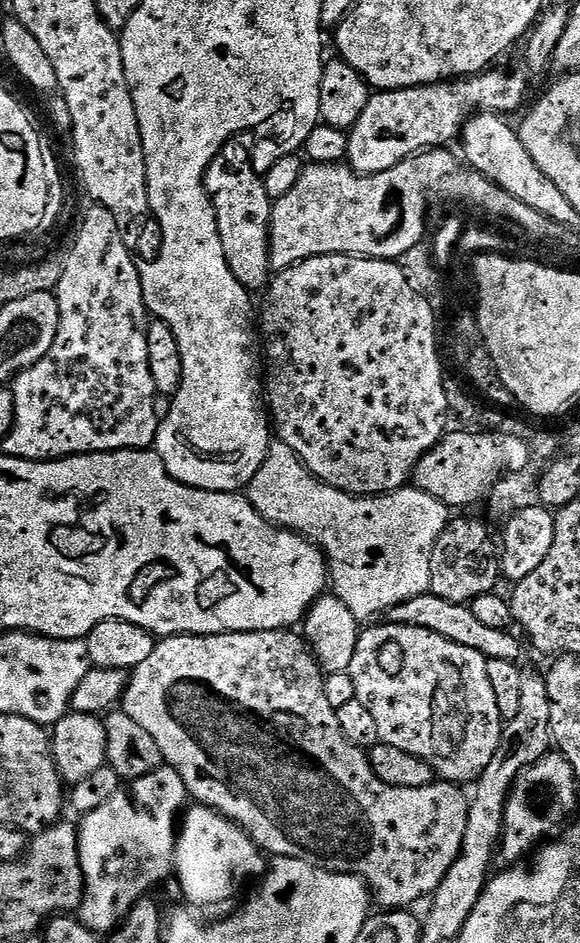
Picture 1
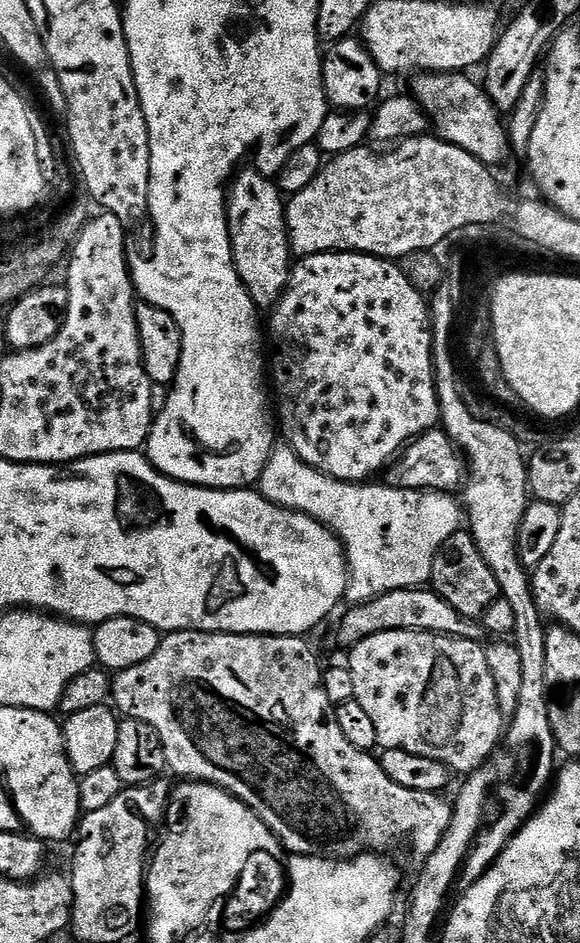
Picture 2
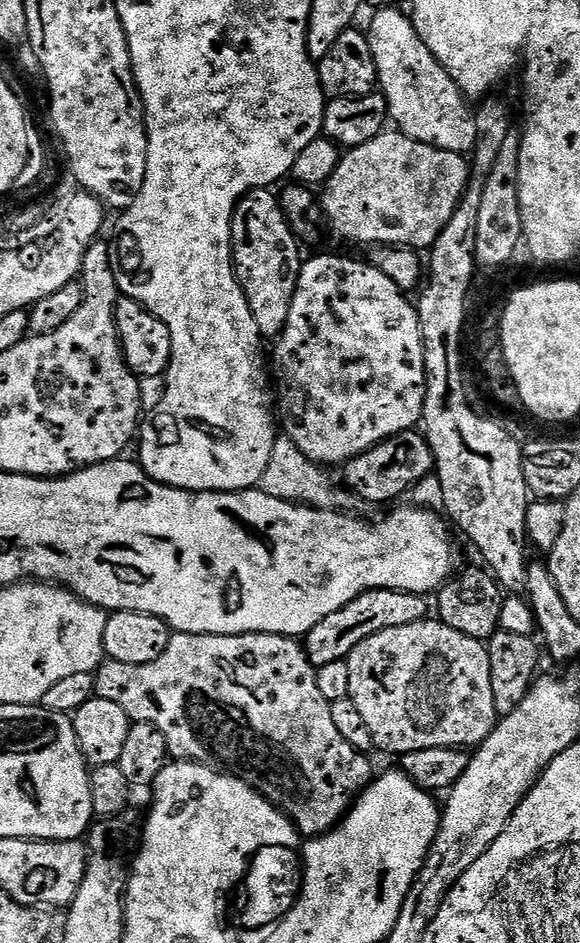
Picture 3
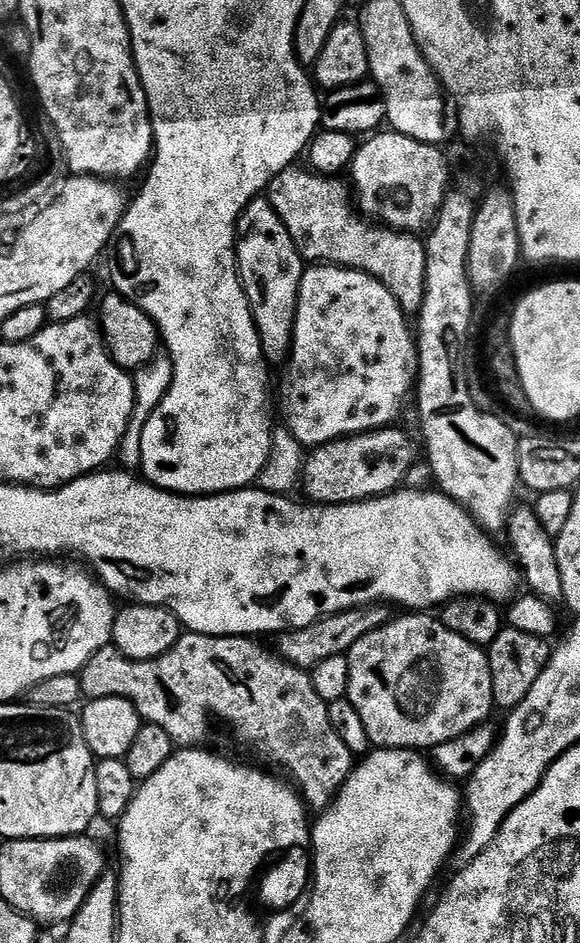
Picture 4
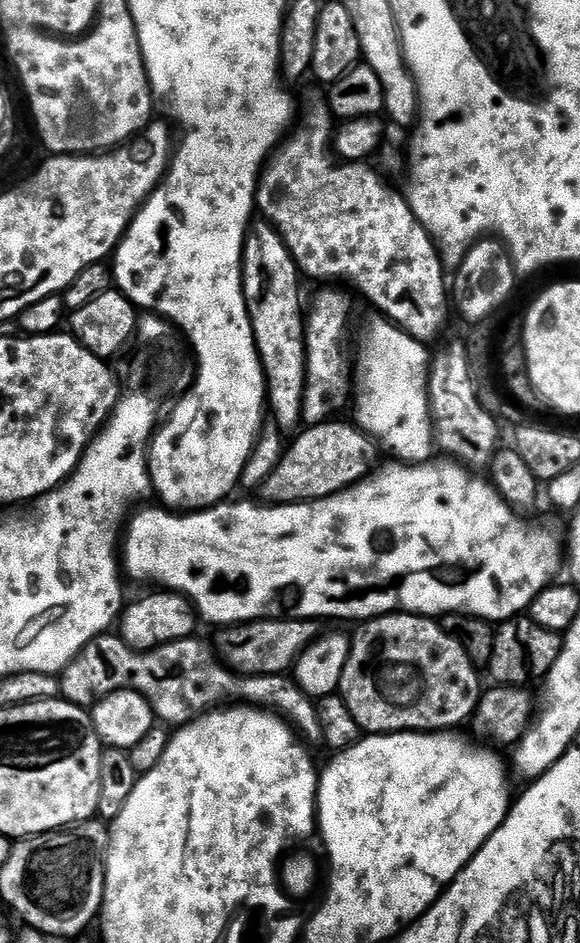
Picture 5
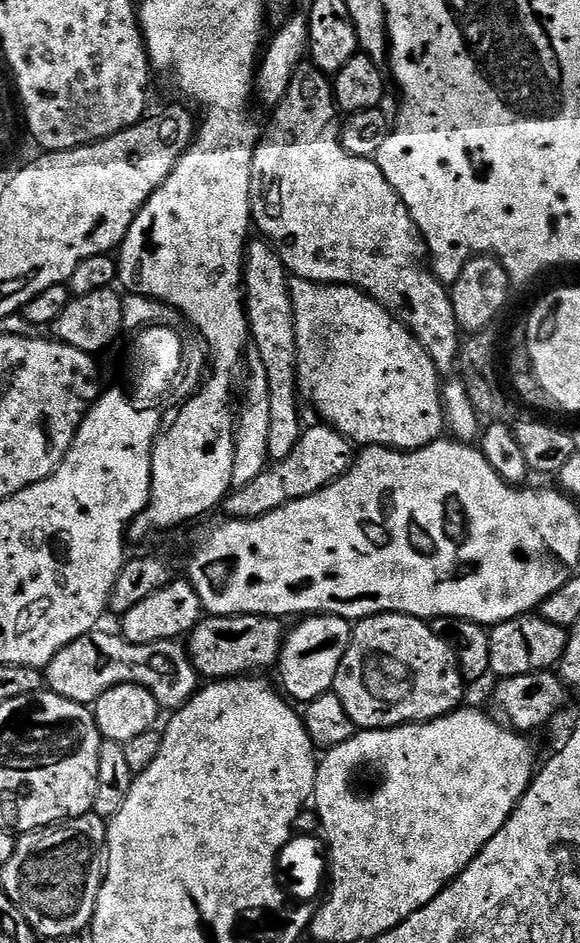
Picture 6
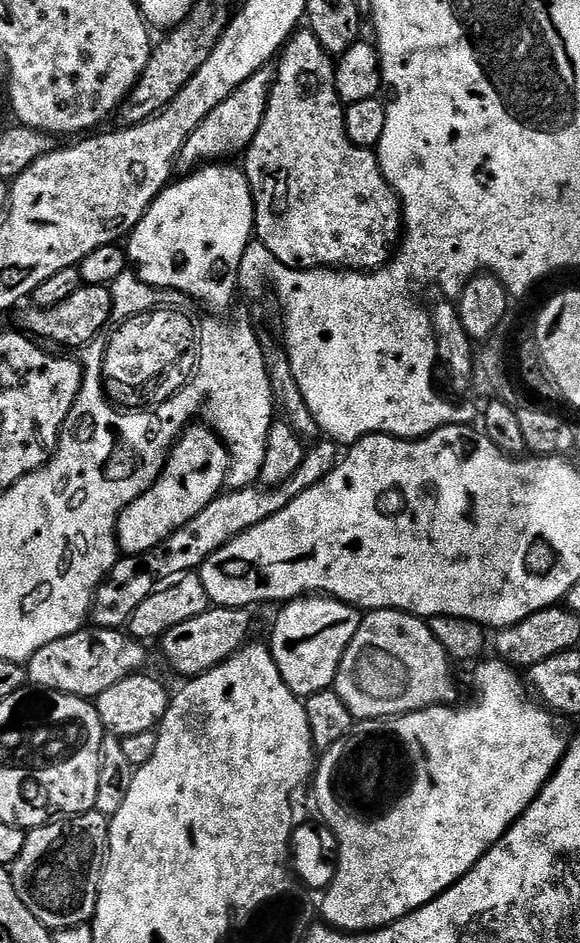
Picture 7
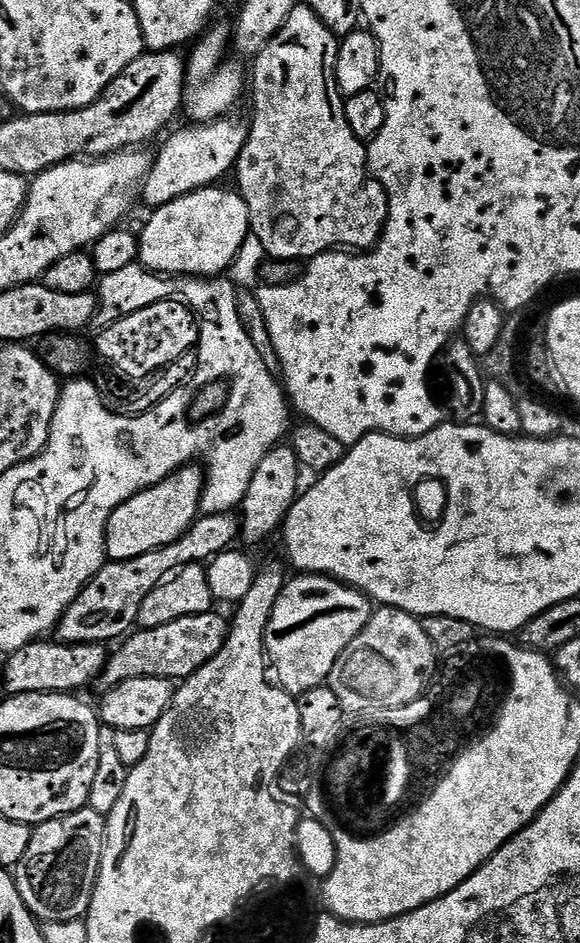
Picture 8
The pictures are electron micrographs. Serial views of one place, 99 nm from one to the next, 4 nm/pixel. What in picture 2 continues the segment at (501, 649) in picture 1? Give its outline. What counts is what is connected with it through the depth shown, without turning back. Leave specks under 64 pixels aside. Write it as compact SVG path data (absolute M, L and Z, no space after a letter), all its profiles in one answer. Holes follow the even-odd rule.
M431 587L399 588L381 596L367 600L365 604L357 604L347 609L349 612L340 620L340 629L336 632L336 640L345 650L355 648L358 642L383 632L433 632L436 636L458 636L461 640L485 639L486 633L475 620L467 620L450 602L446 602Z

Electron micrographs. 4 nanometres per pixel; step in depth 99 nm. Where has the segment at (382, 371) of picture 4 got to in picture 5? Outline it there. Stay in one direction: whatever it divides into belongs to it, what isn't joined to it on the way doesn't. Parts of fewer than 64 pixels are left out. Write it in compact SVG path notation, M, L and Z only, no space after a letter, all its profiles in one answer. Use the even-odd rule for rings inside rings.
M324 286L320 293L312 300L312 309L306 312L304 326L304 345L306 346L306 375L304 377L304 405L302 406L301 421L305 425L323 424L331 421L335 412L340 412L344 407L349 407L354 396L354 368L348 364L348 356L344 353L344 339L348 336L348 323L352 320L352 300L344 292L339 292L339 287Z

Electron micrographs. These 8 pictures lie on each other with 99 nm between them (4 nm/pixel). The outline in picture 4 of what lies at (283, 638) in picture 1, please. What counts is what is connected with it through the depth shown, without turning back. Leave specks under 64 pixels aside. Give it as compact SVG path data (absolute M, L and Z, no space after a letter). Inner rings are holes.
M188 632L181 635L180 640L166 654L162 654L153 660L131 660L123 656L114 646L109 646L98 650L88 662L84 669L78 673L80 677L80 691L88 700L97 700L98 698L126 698L132 701L132 705L138 710L141 721L153 724L154 726L162 726L162 730L166 730L166 734L170 734L170 738L180 746L200 746L205 742L204 739L215 730L216 724L228 724L228 728L241 740L244 744L249 744L252 748L257 748L264 756L269 756L276 764L281 764L286 771L292 772L291 779L298 785L298 791L305 803L308 805L312 800L324 800L330 804L336 792L339 791L344 781L348 779L349 773L354 767L354 757L351 750L346 746L346 742L342 742L342 738L338 738L338 734L334 730L334 726L330 726L330 714L328 713L328 701L318 698L318 690L314 690L312 685L312 677L305 669L296 668L288 663L287 660L281 660L279 655L268 653L264 649L256 645L255 639L246 636L203 636L197 632Z

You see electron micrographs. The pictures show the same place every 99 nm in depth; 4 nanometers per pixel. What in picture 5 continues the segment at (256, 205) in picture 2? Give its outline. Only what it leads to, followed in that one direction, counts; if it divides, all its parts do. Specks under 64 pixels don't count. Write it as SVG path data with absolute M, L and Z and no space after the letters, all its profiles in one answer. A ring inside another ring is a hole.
M256 222L249 227L244 237L242 267L244 301L262 362L266 404L271 419L281 430L299 429L302 424L300 415L304 405L304 377L308 362L304 345L306 312L303 307L300 309L302 273L280 233L267 222Z

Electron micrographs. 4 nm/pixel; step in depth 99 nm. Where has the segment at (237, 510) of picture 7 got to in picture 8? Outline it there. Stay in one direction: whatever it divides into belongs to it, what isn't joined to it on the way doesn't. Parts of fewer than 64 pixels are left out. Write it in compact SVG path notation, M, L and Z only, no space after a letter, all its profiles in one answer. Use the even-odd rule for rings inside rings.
M201 515L192 523L191 528L174 542L162 546L153 552L142 554L129 560L113 560L105 563L100 573L95 576L78 598L70 602L58 625L59 639L65 644L102 644L108 640L119 641L127 637L137 627L138 610L146 602L146 594L167 580L179 568L188 564L204 564L213 556L221 556L229 551L240 536L240 522L235 515Z

